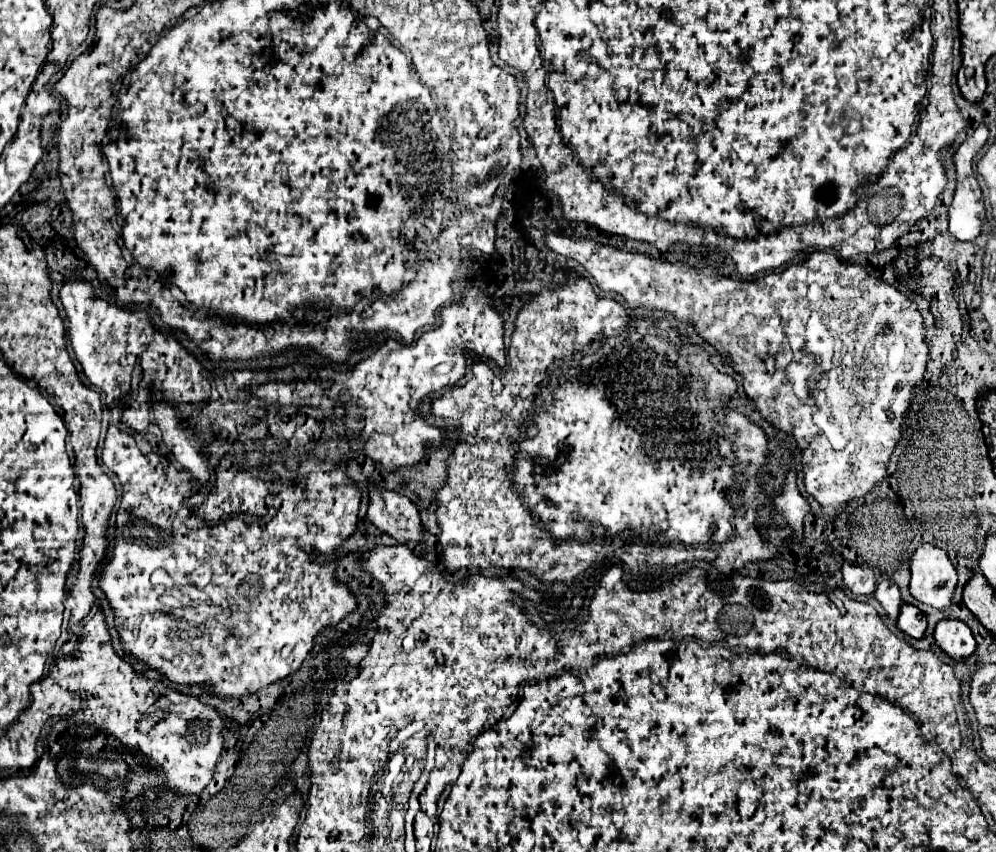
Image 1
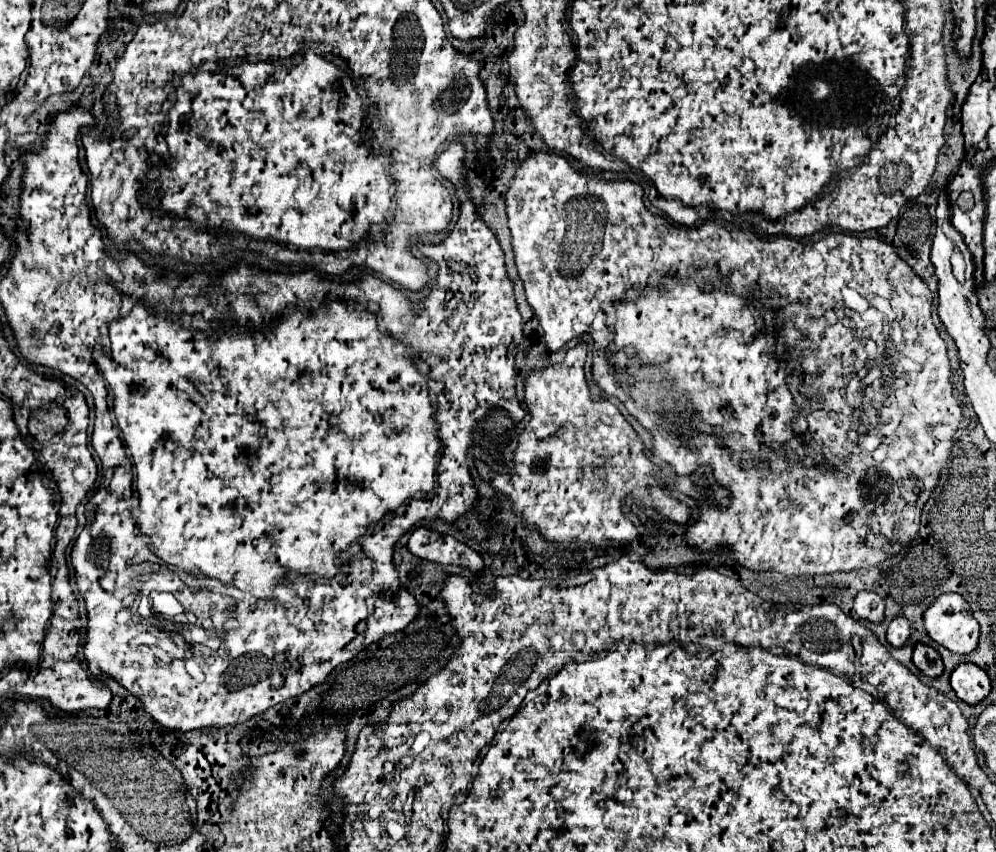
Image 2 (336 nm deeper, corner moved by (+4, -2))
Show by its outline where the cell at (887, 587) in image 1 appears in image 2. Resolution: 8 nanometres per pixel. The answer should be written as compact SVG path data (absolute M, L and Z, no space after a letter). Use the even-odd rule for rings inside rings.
M893 617L889 627L887 627L887 641L893 645L893 647L901 647L905 645L909 637L909 621L905 617Z

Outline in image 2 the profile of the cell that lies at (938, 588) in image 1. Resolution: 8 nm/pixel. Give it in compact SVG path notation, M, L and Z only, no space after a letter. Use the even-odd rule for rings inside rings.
M945 593L923 613L927 635L953 653L971 653L977 647L979 623L959 593Z

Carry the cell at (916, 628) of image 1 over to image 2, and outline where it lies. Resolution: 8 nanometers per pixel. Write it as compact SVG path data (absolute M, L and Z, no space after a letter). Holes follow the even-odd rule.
M915 645L913 647L913 663L917 669L929 677L939 677L943 673L943 661L937 649L929 645Z

